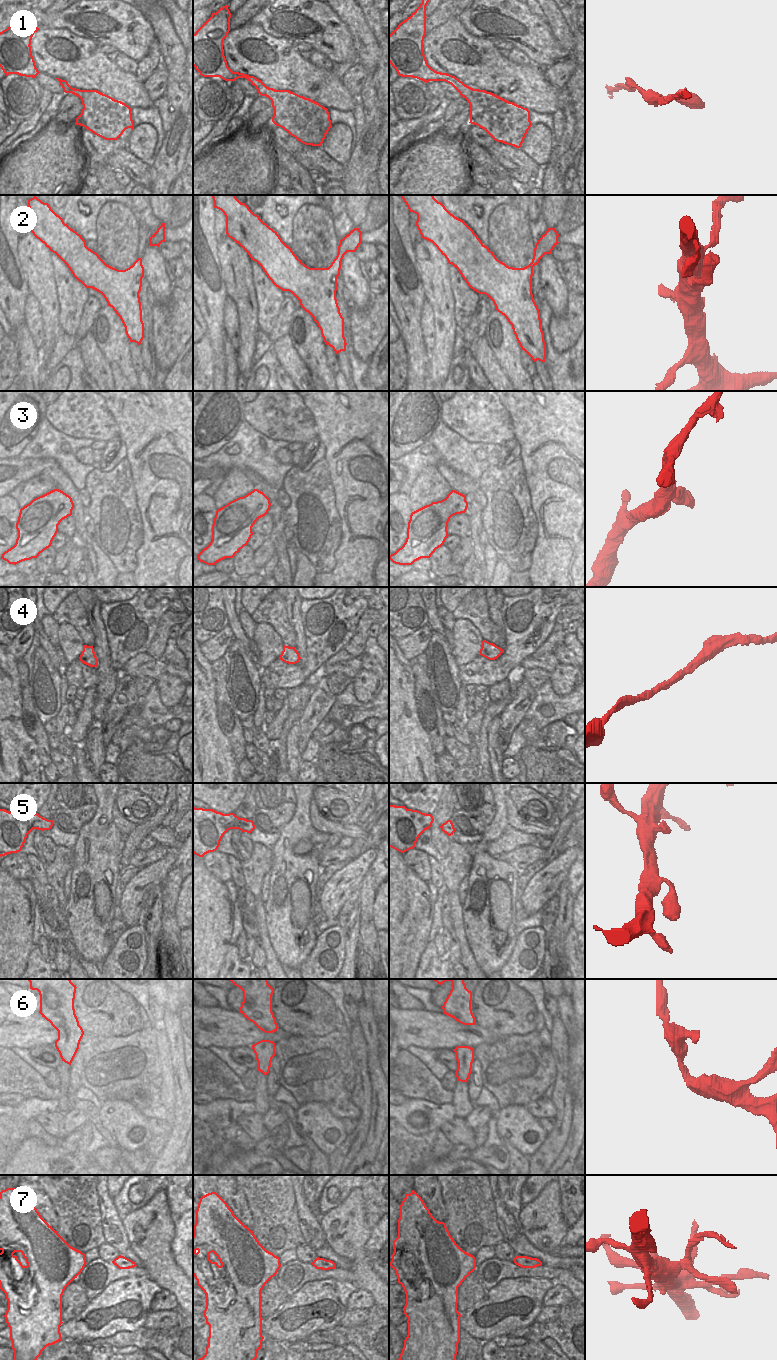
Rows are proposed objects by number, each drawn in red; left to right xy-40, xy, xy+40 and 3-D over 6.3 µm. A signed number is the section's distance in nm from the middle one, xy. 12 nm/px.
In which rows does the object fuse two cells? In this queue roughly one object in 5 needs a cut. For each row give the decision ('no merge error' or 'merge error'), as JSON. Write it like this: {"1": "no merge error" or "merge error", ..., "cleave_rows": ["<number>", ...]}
{"1": "no merge error", "2": "no merge error", "3": "no merge error", "4": "no merge error", "5": "no merge error", "6": "no merge error", "7": "no merge error", "cleave_rows": []}

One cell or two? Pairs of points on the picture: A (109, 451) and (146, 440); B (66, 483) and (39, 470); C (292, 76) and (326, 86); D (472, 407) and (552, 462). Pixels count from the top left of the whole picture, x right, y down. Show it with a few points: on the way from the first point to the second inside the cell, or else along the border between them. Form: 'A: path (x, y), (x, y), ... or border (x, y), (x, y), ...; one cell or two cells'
A: border (118, 437), (126, 448), (126, 457); two cells
B: path (59, 477), (52, 470), (46, 470); one cell
C: path (300, 76), (310, 82), (318, 83); one cell
D: border (508, 413), (515, 438); two cells

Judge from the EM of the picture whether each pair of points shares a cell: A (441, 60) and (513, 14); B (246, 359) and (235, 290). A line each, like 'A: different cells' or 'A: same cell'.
A: different cells
B: same cell

